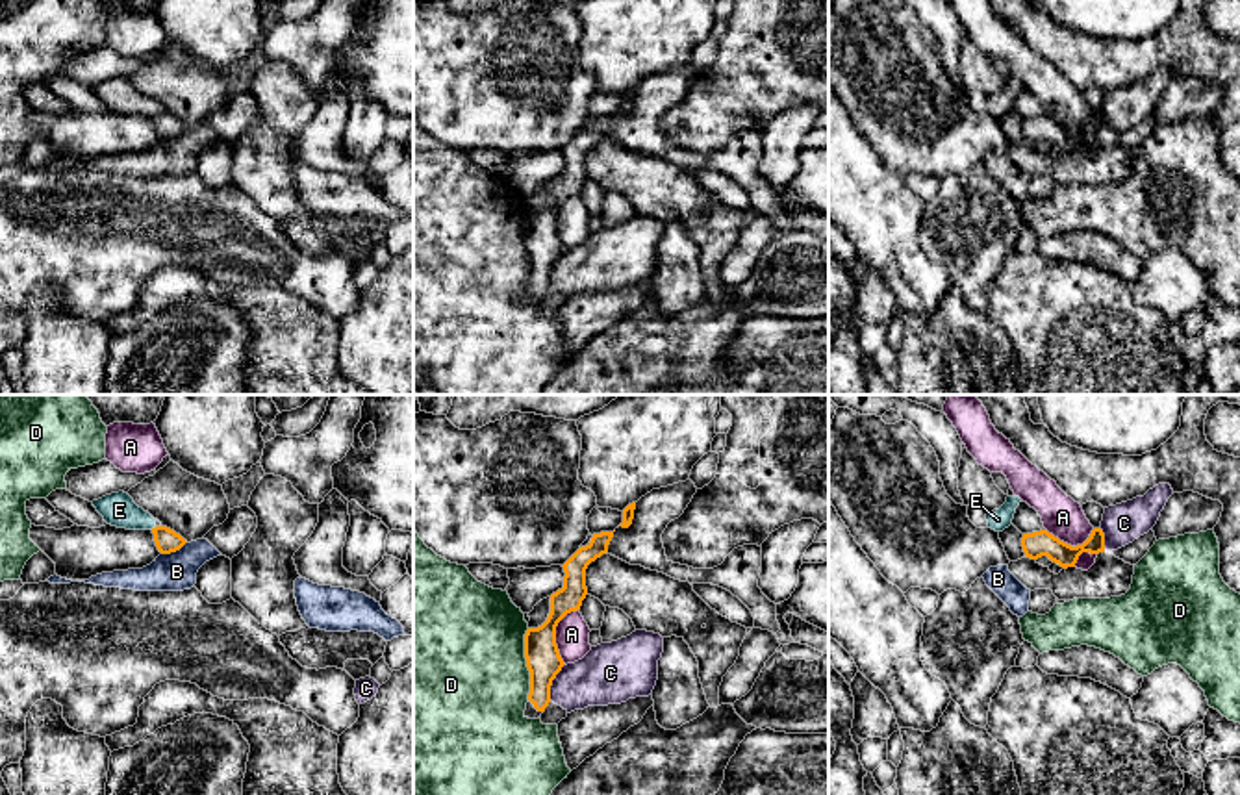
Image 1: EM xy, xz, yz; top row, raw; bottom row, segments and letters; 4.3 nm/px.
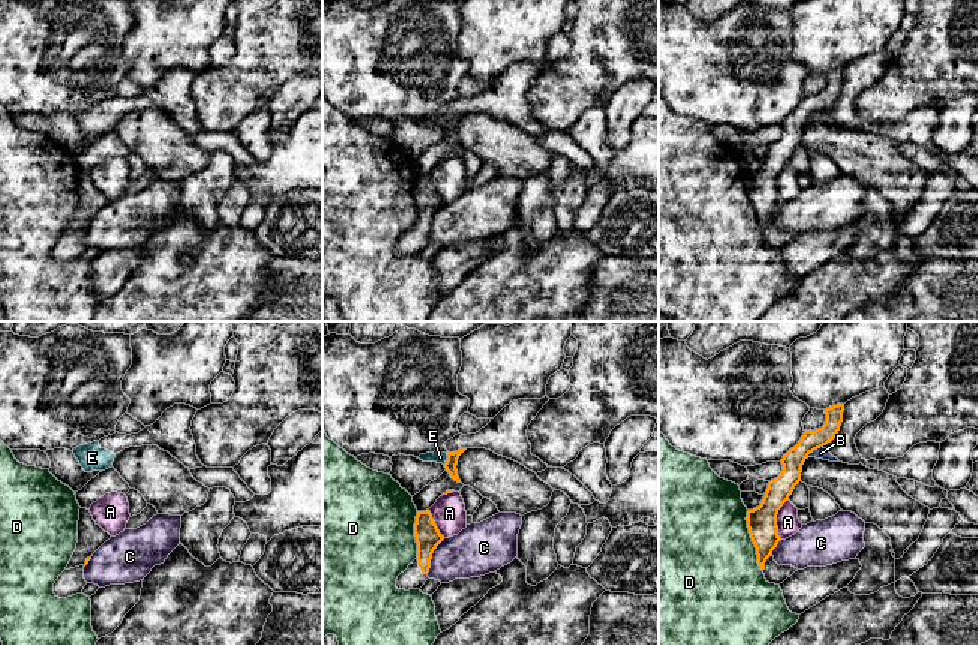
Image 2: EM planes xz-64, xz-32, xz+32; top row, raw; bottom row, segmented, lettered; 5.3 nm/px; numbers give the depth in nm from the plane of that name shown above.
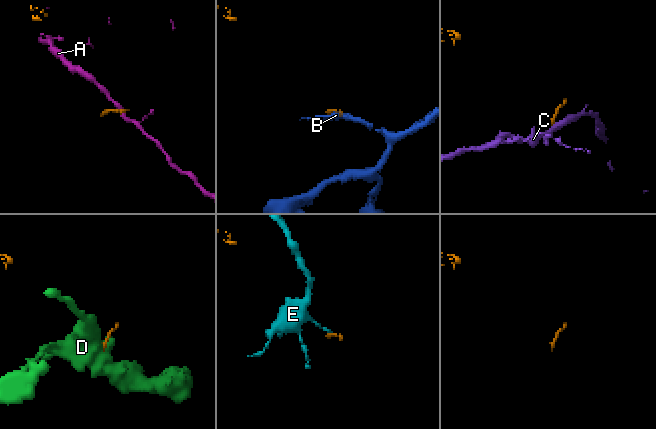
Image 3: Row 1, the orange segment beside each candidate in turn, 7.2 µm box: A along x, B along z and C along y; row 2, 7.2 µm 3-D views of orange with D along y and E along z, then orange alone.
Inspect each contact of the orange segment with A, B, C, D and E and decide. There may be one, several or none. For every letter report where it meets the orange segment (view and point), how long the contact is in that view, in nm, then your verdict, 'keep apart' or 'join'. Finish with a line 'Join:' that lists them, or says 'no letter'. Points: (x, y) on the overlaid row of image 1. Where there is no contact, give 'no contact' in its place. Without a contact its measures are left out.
A: xz (555, 634) | 260 nm | keep apart
B: xy (173, 551) | 130 nm | keep apart
C: xz (551, 682) | 170 nm | keep apart
D: xz (527, 664) | 320 nm | keep apart
E: xy (152, 529) | 30 nm | keep apart
Join: no letter

